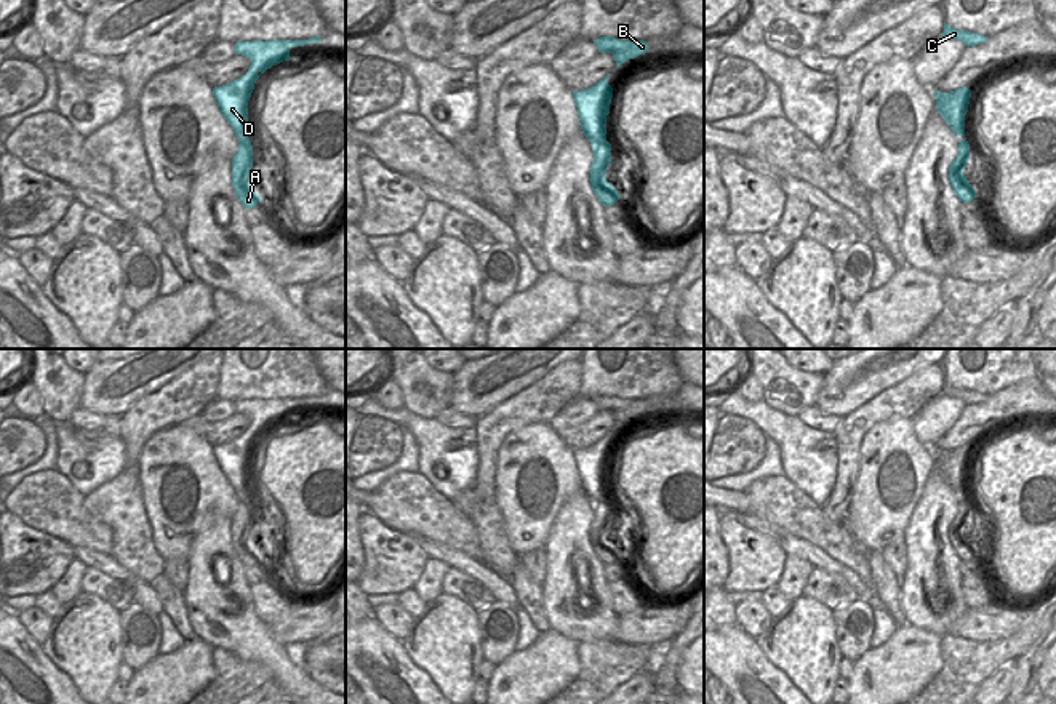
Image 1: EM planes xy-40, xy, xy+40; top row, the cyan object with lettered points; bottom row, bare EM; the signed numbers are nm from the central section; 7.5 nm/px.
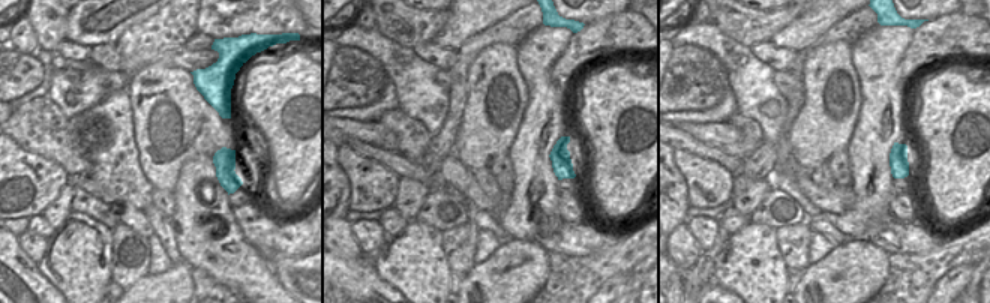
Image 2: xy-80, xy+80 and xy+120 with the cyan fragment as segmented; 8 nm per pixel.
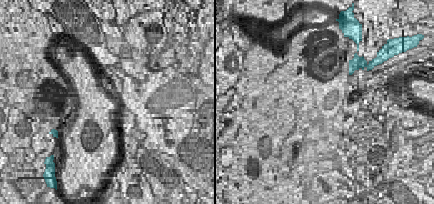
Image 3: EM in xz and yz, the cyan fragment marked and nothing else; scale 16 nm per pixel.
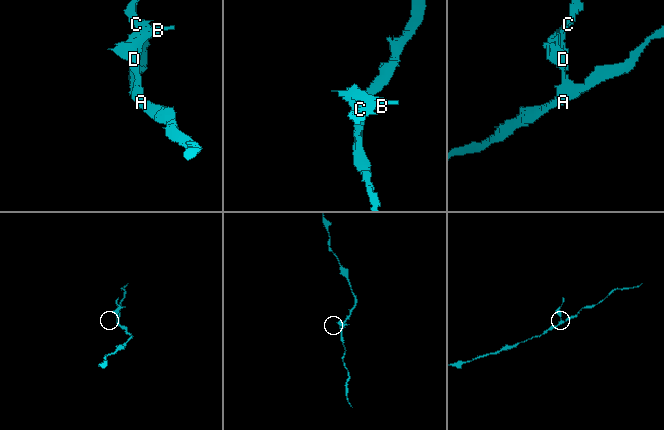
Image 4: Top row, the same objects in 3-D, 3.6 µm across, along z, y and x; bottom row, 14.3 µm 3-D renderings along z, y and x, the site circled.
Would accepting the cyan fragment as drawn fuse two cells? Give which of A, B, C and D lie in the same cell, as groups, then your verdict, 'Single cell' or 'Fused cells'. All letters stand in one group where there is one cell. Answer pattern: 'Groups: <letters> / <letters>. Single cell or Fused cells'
Groups: A / B C D. Fused cells.

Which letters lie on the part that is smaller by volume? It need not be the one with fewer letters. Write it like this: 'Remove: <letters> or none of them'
Remove: B, C, D.

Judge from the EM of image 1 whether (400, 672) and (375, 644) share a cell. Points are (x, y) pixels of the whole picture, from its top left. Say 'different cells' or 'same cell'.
same cell

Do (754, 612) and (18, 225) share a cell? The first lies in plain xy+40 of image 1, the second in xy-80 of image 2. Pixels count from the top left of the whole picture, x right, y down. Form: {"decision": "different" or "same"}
{"decision": "different"}

